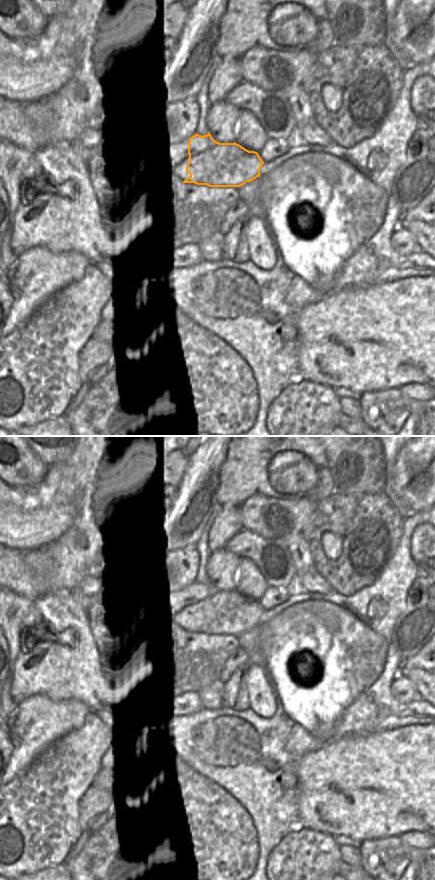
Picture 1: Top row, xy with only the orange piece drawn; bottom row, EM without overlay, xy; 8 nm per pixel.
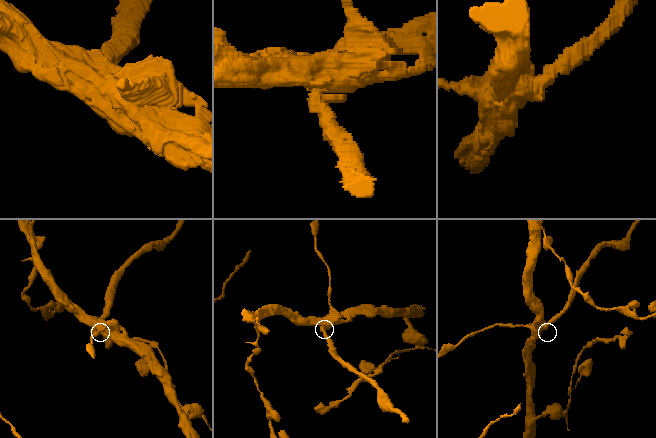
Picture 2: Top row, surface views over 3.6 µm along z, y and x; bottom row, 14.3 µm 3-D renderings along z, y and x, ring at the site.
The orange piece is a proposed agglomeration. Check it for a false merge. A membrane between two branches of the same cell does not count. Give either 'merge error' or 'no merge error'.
merge error

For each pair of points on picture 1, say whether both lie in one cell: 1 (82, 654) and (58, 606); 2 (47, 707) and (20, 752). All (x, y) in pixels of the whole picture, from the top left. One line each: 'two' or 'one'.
1: one
2: one

